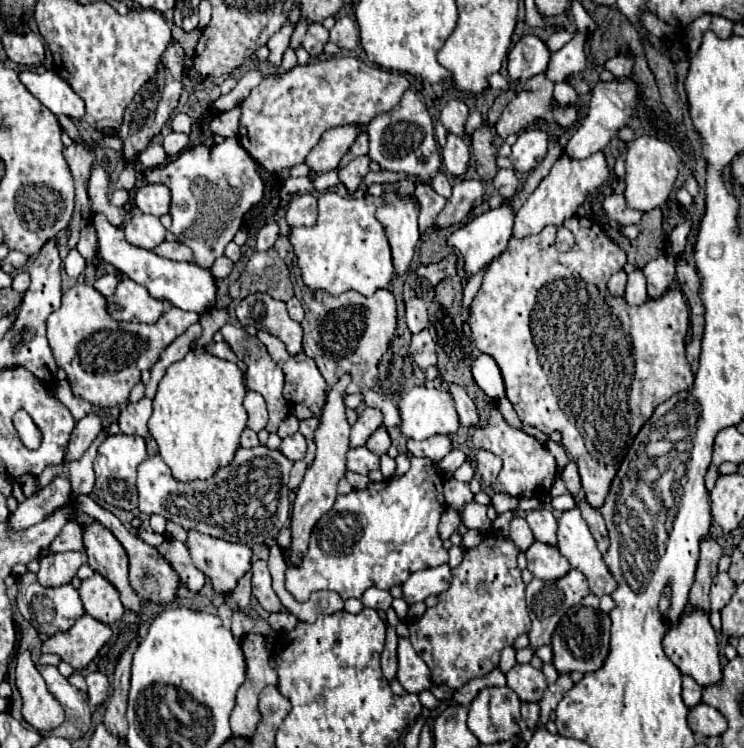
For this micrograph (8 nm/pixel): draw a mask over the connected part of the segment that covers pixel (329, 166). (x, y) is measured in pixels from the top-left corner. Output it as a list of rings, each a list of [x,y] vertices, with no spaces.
[[[332,129],[332,133],[324,133],[320,143],[306,157],[306,165],[310,173],[322,175],[338,169],[342,155],[350,149],[358,133],[360,129]]]

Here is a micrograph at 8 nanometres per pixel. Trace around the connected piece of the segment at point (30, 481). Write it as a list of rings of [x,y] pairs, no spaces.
[[[22,475],[22,477],[14,477],[12,479],[12,497],[22,503],[24,499],[36,495],[40,491],[36,477],[34,475]]]

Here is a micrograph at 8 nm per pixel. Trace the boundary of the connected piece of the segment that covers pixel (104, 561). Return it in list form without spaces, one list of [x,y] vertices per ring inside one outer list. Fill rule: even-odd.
[[[100,523],[84,527],[84,545],[88,555],[88,565],[92,571],[108,579],[122,597],[122,605],[140,615],[144,599],[132,589],[128,581],[128,555],[118,539]]]

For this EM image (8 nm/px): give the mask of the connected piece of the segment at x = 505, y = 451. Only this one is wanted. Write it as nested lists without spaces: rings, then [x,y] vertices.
[[[492,409],[492,415],[490,415],[484,431],[480,431],[480,427],[474,429],[472,443],[478,449],[492,451],[494,455],[502,457],[502,461],[504,461],[502,471],[490,485],[490,489],[494,493],[506,493],[506,495],[514,495],[514,497],[538,497],[538,499],[544,499],[550,493],[556,473],[558,473],[556,459],[532,435],[528,435],[524,431],[516,431],[510,425],[506,425],[496,409]]]

